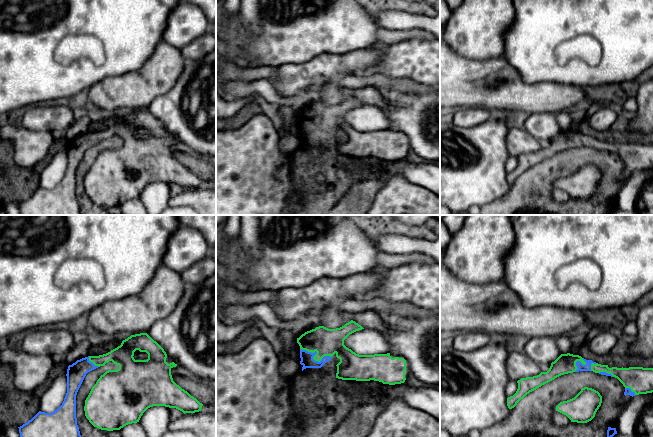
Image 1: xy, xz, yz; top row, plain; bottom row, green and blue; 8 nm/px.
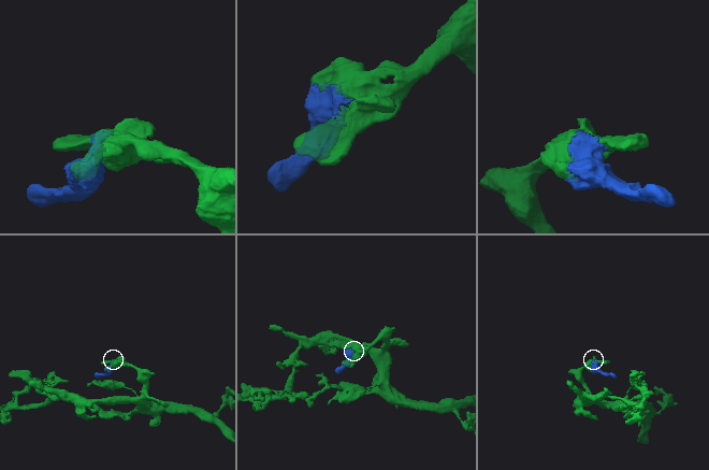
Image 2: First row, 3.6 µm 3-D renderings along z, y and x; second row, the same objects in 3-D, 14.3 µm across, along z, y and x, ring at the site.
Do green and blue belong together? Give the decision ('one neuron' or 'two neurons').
one neuron

